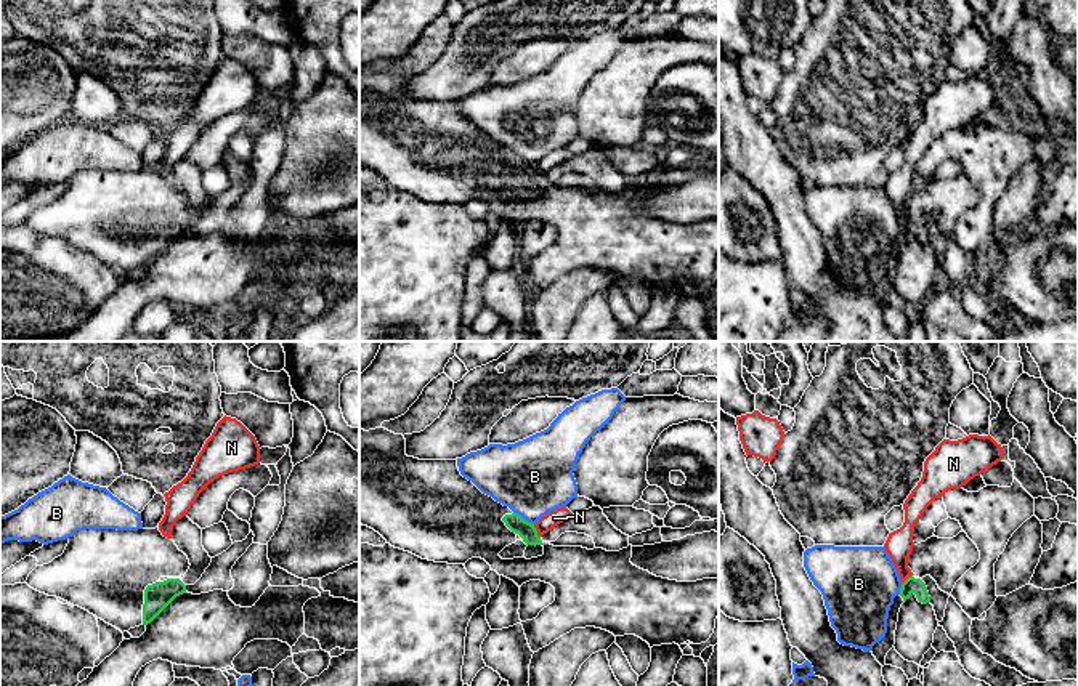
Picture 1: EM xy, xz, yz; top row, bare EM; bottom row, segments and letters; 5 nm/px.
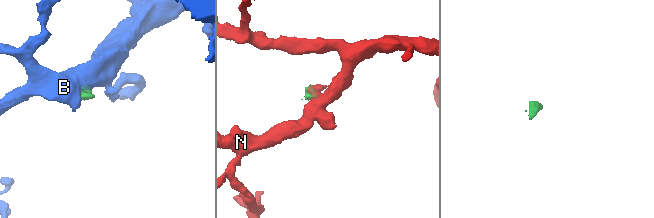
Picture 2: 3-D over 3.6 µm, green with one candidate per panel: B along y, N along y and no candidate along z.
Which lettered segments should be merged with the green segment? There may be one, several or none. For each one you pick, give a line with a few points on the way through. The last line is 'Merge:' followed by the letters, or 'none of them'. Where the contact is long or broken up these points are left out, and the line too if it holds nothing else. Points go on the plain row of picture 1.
Merge: none of them

